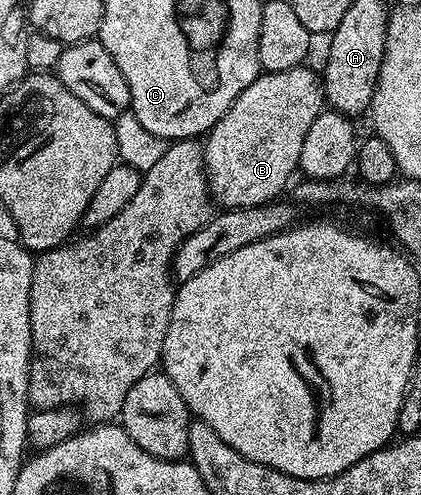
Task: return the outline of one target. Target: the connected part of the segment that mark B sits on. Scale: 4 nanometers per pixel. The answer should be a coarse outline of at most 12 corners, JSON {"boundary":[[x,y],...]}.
{"boundary":[[306,65],[260,73],[207,131],[220,207],[276,201],[325,109]]}

